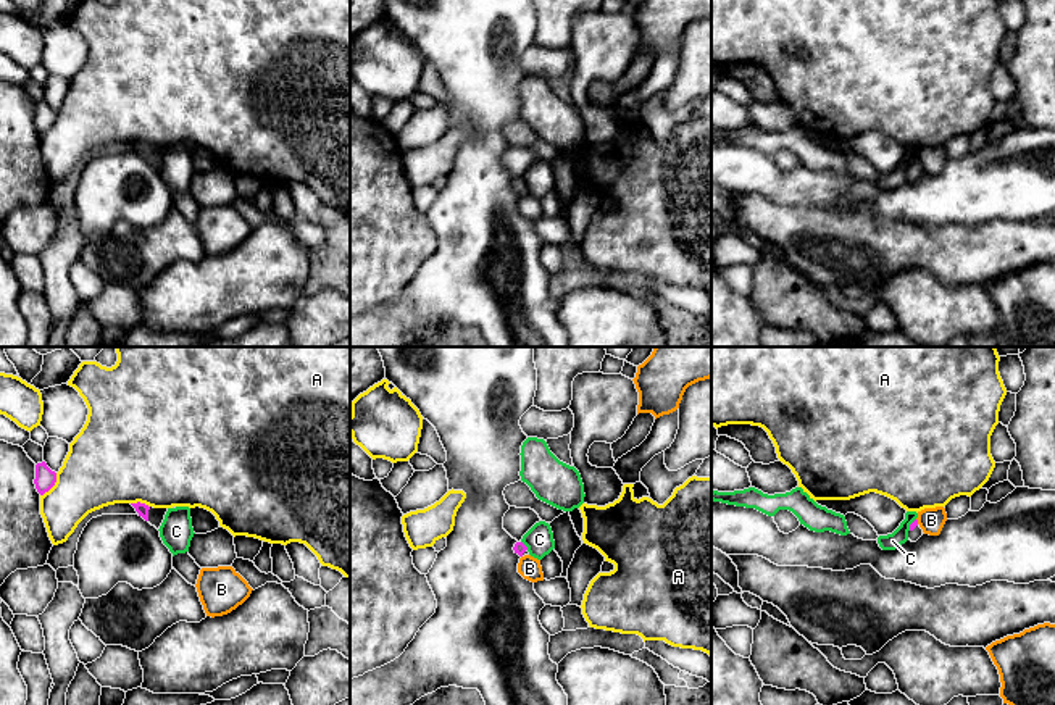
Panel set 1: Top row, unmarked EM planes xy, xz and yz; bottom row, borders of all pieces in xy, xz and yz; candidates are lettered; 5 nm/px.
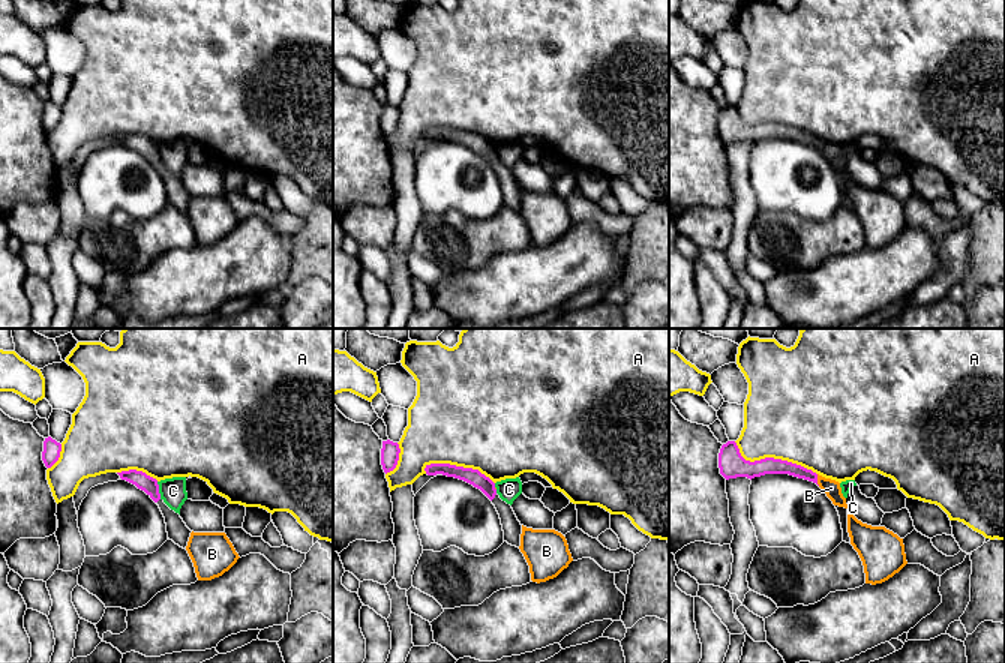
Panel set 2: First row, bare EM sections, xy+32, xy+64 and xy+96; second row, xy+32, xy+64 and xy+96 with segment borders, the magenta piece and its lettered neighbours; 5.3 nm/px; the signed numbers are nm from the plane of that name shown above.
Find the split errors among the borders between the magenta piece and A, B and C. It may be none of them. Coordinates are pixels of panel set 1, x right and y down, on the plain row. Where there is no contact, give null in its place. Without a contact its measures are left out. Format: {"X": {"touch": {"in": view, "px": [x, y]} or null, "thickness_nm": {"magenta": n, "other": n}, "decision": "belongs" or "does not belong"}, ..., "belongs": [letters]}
{"A": {"touch": {"in": "xy", "px": [52, 125]}, "thickness_nm": {"magenta": 100, "other": 360}, "decision": "does not belong"}, "B": {"touch": {"in": "yz", "px": [917, 160]}, "thickness_nm": {"magenta": 40, "other": 130}, "decision": "does not belong"}, "C": {"touch": {"in": "yz", "px": [910, 163]}, "thickness_nm": {"magenta": 40, "other": 80}, "decision": "does not belong"}, "belongs": []}

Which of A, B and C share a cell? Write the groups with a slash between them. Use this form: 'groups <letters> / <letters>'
groups A / B / C

